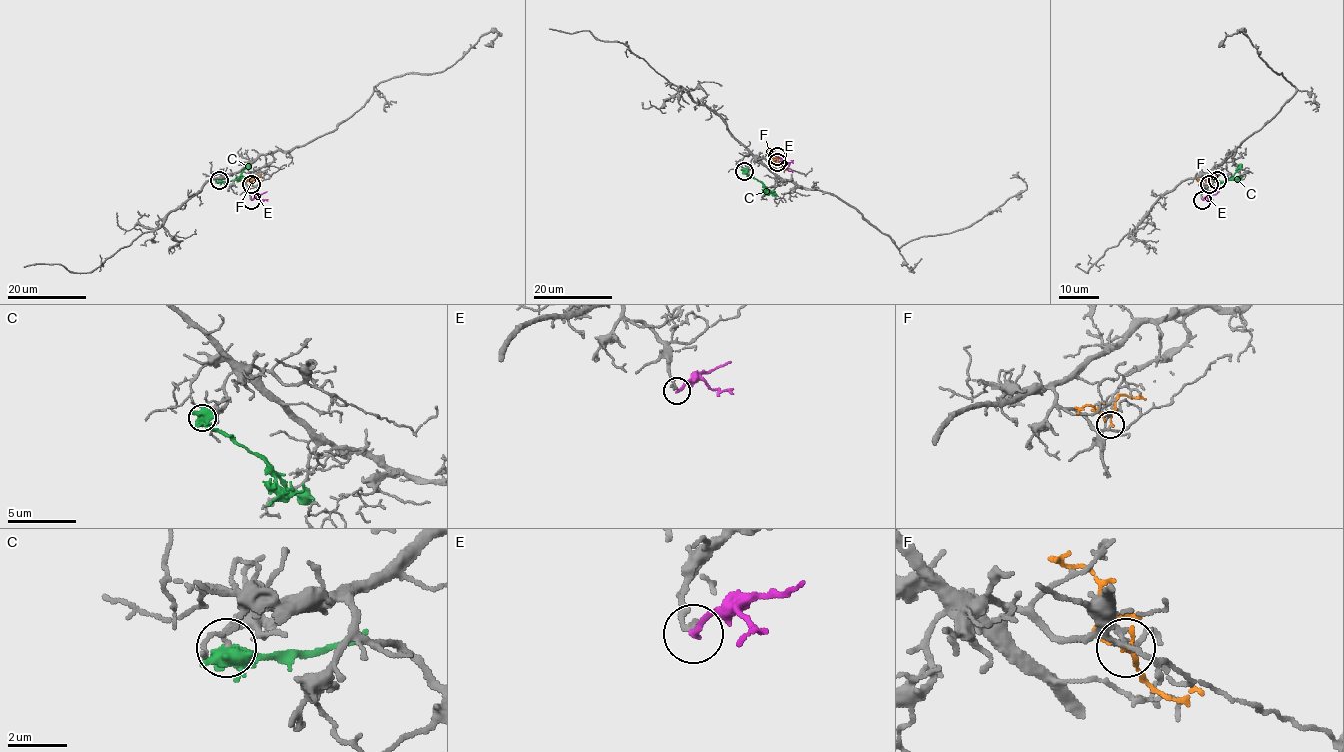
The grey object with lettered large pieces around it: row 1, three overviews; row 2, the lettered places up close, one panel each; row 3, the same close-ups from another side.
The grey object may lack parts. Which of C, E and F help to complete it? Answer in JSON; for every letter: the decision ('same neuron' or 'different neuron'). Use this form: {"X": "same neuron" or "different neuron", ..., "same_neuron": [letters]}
{"C": "different neuron", "E": "same neuron", "F": "different neuron", "same_neuron": ["E"]}

